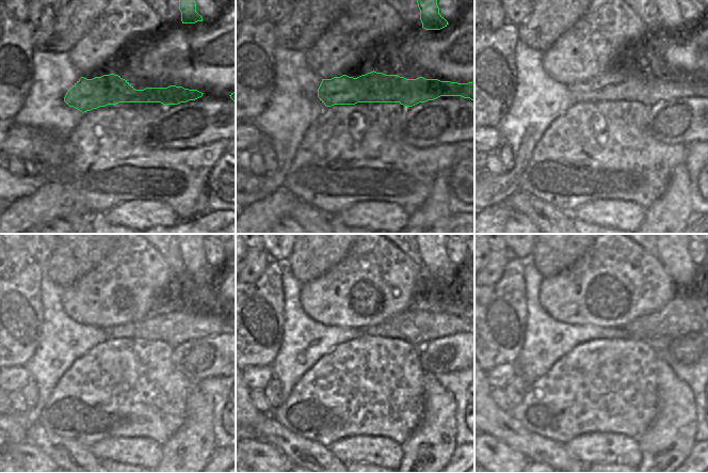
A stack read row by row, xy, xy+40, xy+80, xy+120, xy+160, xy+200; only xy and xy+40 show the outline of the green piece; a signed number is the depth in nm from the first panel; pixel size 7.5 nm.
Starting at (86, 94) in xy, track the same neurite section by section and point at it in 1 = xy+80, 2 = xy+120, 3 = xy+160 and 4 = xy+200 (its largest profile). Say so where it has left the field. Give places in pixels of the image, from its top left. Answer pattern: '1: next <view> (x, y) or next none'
1: next xy+80 (647, 87)
2: next xy+120 (175, 326)
3: next xy+160 (416, 326)
4: next xy+200 (691, 315)

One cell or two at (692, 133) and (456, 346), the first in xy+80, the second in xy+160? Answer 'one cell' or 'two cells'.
one cell

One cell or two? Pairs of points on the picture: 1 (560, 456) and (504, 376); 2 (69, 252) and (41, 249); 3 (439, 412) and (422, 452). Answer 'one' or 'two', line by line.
1: two
2: two
3: one

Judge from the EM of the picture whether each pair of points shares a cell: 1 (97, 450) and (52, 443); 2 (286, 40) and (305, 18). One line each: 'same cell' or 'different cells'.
1: different cells
2: same cell

